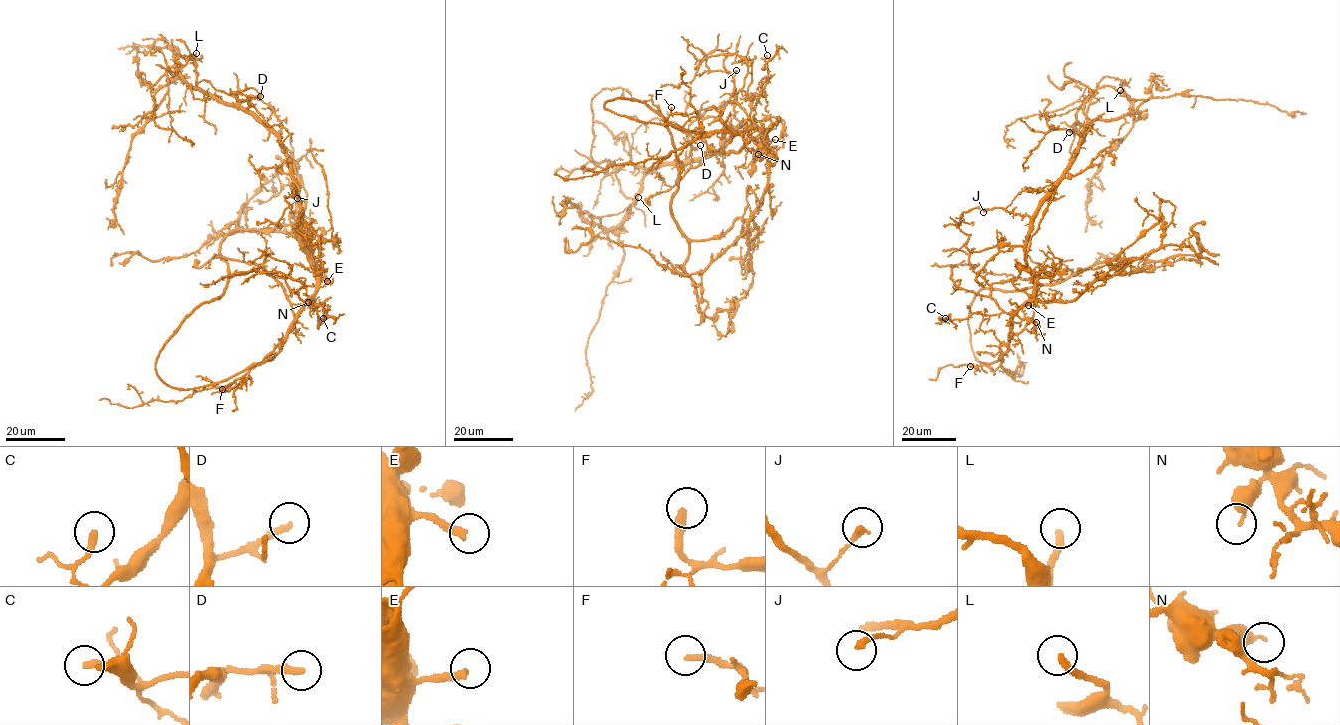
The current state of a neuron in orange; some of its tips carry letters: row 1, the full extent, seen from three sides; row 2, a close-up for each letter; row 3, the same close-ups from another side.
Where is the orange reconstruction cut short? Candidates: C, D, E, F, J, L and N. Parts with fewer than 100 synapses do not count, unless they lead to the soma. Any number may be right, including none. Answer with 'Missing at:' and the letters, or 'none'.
Missing at: E

